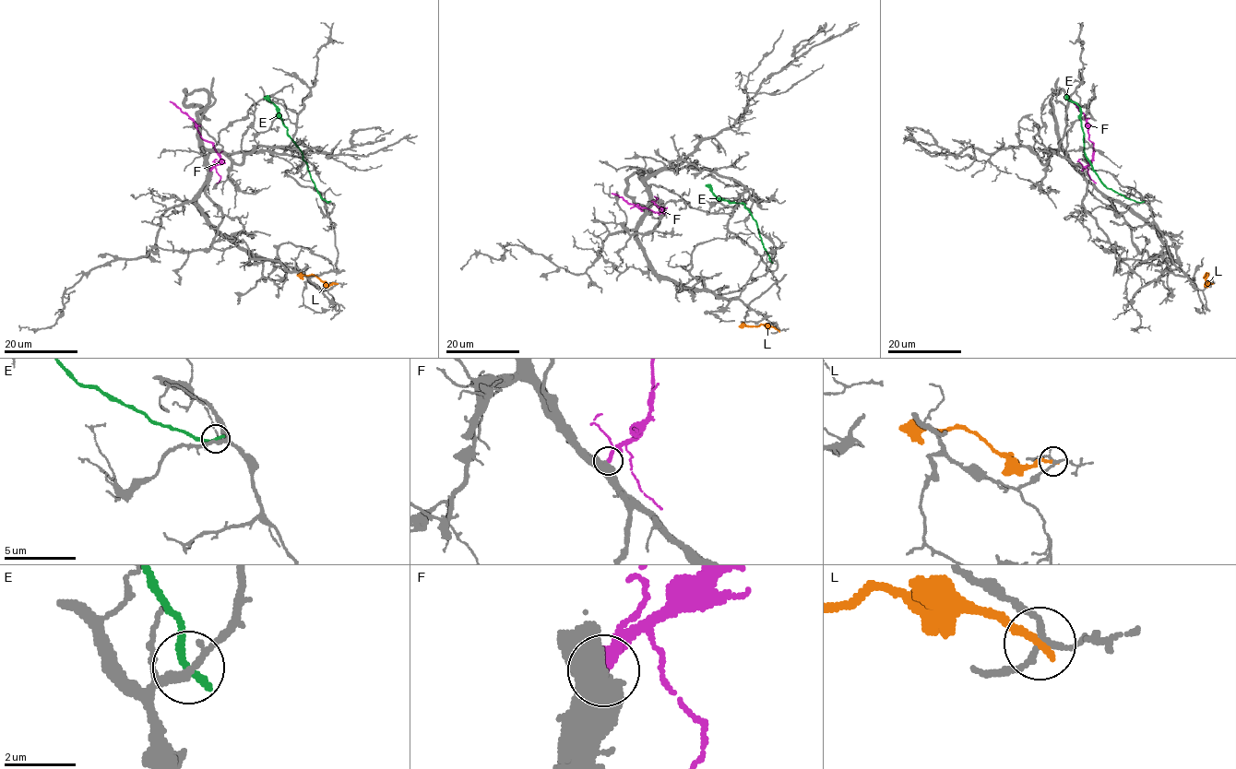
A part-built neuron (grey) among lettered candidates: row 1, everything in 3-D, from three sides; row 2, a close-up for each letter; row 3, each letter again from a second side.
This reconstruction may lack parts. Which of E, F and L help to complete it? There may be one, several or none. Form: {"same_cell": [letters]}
{"same_cell": ["F"]}

